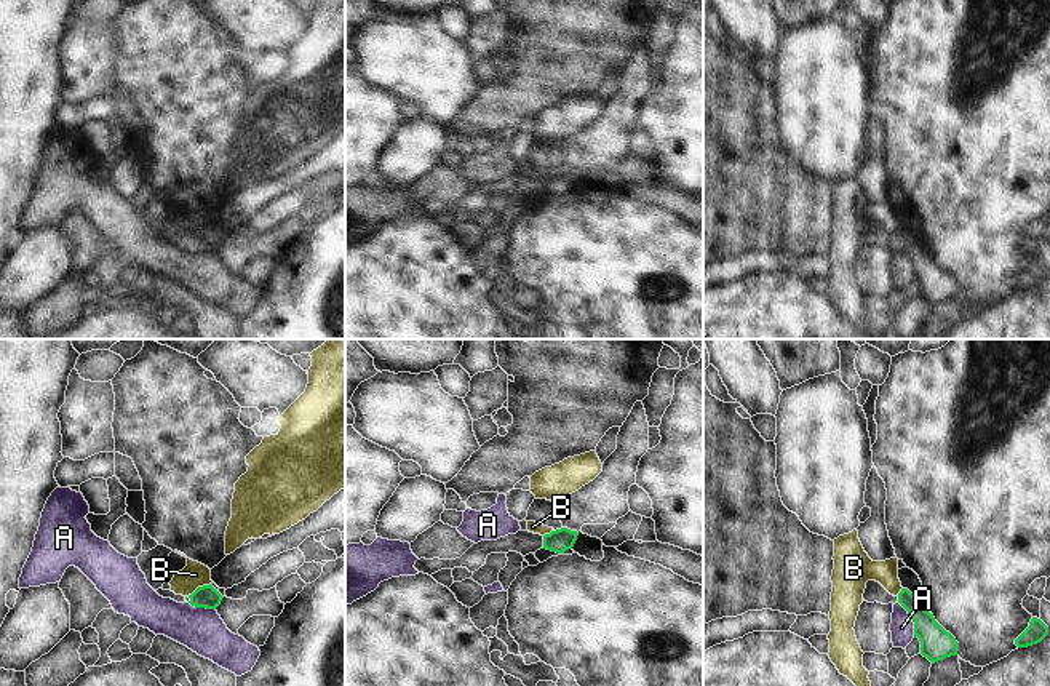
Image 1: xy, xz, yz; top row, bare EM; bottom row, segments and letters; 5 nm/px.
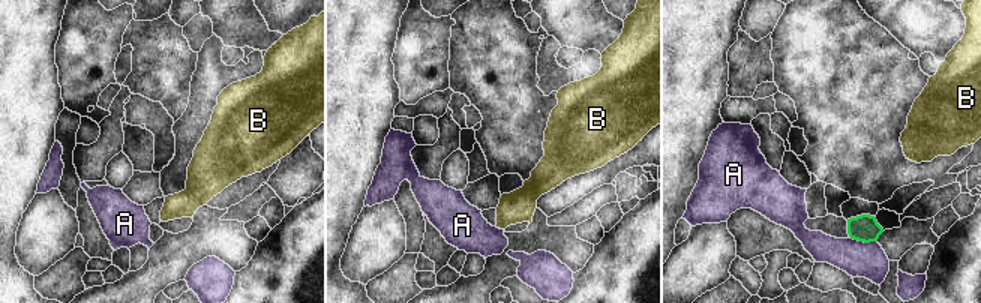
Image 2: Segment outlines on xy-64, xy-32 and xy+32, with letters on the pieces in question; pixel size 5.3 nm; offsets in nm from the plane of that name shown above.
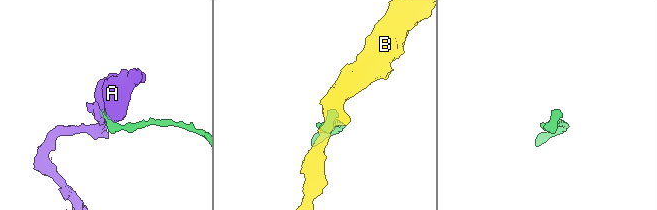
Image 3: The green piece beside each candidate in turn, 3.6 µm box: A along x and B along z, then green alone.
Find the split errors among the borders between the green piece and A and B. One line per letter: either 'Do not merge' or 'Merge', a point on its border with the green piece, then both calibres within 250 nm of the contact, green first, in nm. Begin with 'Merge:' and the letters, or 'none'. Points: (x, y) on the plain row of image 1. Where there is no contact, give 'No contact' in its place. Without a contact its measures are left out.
Merge: none
A: Do not merge. Touches green at yz (911, 259). Thickness 160 nm (green) against 120 nm
B: Do not merge. Touches green at xy (198, 229). Thickness 110 nm (green) against 130 nm.

